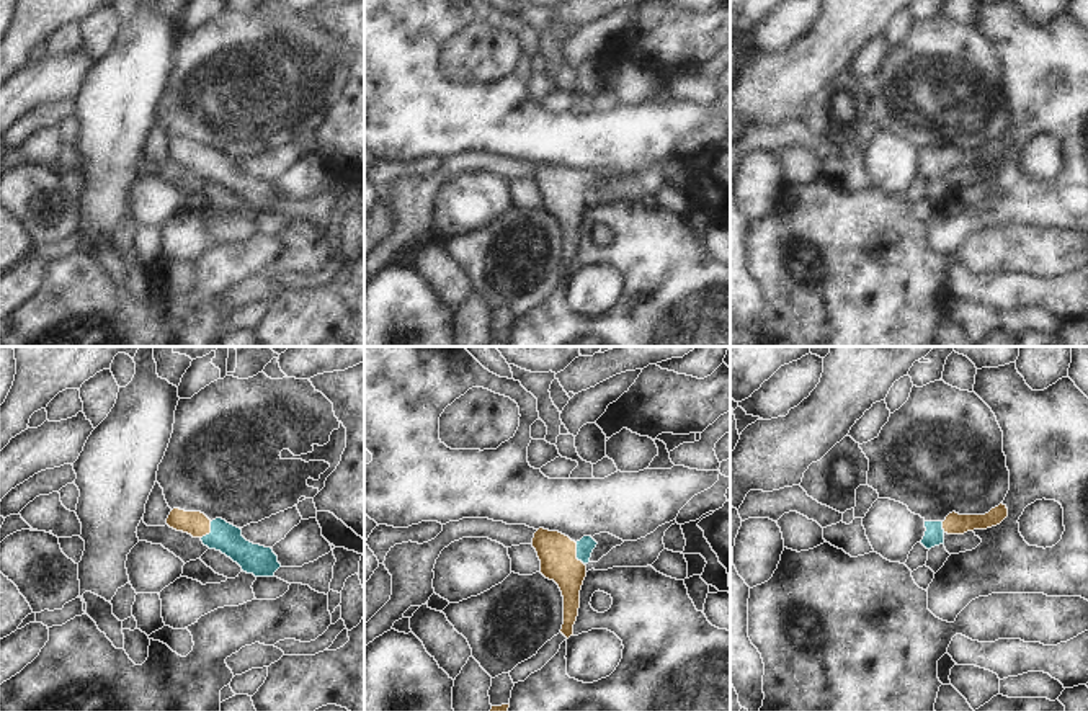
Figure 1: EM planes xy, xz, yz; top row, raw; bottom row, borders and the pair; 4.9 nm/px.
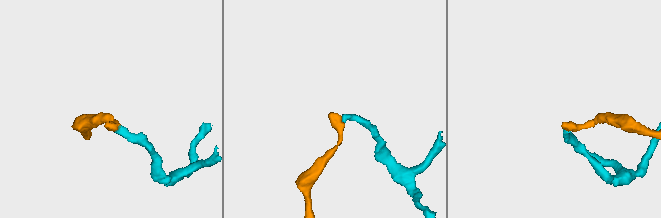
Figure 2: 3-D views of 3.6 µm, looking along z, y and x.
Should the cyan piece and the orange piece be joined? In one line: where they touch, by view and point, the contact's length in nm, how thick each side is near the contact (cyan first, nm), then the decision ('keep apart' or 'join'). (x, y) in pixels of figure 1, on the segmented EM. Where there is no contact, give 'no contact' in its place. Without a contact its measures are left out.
meets cyan in xz at (577, 554); contact 120 nm long; 90 nm thick on the cyan side, 190 nm on the other; join

